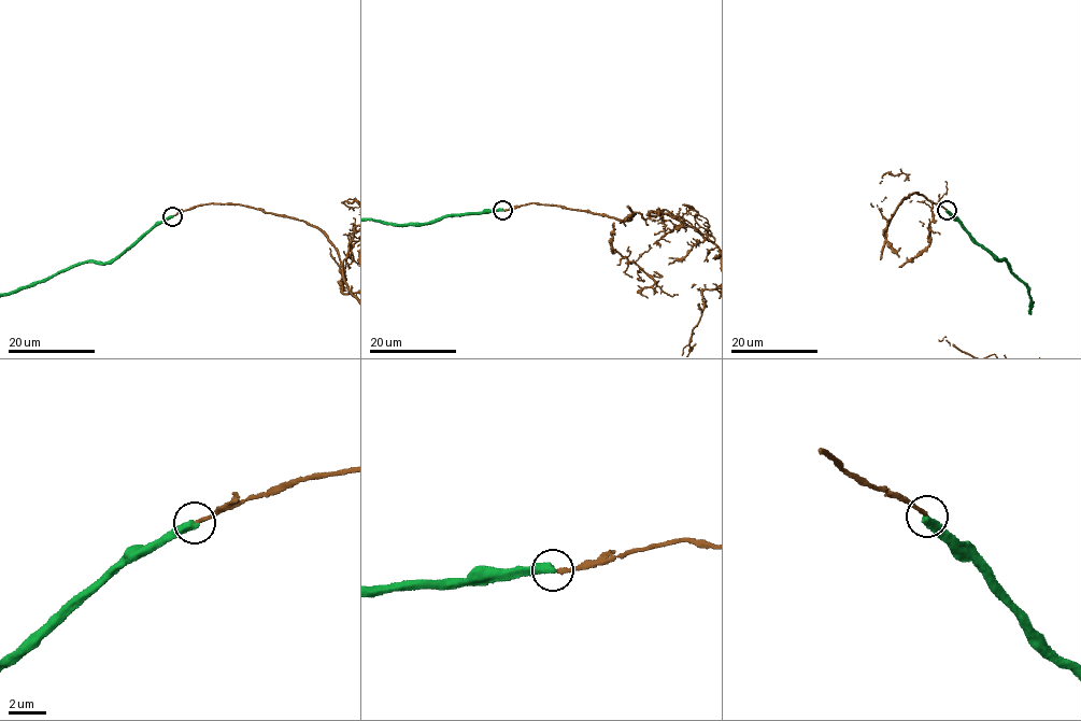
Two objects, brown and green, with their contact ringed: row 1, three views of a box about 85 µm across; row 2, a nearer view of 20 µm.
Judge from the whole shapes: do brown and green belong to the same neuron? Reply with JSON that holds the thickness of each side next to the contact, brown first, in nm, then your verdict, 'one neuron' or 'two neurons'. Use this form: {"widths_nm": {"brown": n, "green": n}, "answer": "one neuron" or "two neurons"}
{"widths_nm": {"brown": 180, "green": 480}, "answer": "two neurons"}

